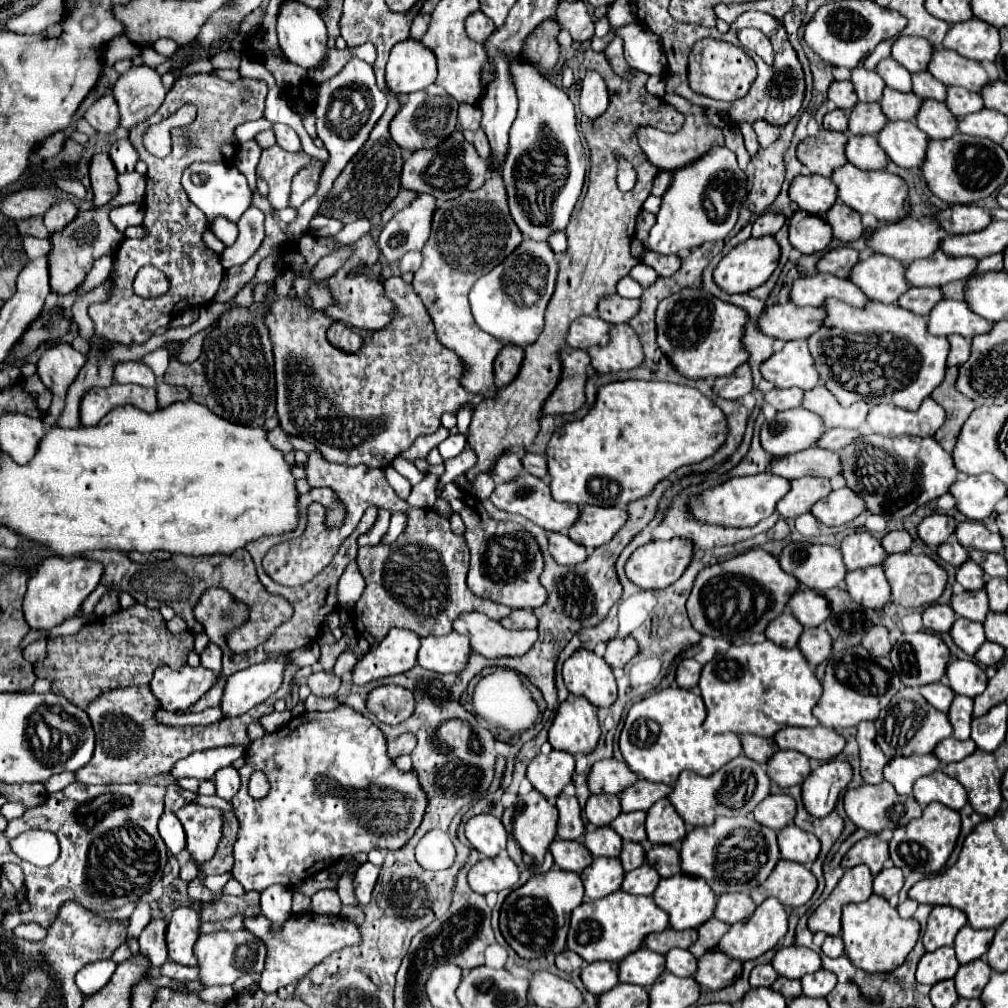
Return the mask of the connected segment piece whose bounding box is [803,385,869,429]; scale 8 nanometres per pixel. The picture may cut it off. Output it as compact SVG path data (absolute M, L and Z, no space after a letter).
M823 385L805 393L803 407L821 415L829 429L833 427L859 429L865 423L869 413L869 407L865 401L857 401L851 407L841 407L839 401L833 397L833 393Z

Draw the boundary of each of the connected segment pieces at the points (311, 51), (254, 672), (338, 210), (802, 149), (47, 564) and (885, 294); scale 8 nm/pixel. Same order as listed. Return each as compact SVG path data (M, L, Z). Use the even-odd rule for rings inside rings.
M285 3L281 7L281 15L277 17L277 37L287 61L303 67L305 71L321 69L327 59L327 29L317 11L309 11L309 7L301 7L301 3Z
M283 653L279 657L267 659L265 663L251 665L237 675L231 675L221 703L223 715L243 715L255 705L263 703L281 687L283 673L289 663L289 653Z
M389 99L389 105L381 119L375 123L367 143L361 147L361 151L347 163L345 171L335 179L333 189L325 197L325 201L319 205L317 215L333 217L343 223L351 223L355 219L375 219L379 217L385 207L397 197L401 191L401 169L403 169L403 149L397 147L397 143L389 135L389 123L397 115L397 99Z
M821 129L817 137L807 137L799 145L797 157L811 173L831 177L831 173L837 167L843 167L847 163L845 145L847 145L847 133Z
M79 555L73 559L63 559L63 557L43 559L33 579L29 579L29 587L23 599L25 619L31 625L31 629L49 629L73 617L75 611L81 607L81 603L89 597L89 593L99 585L101 575L103 575L103 563L85 561Z
M875 255L857 263L849 279L853 279L853 283L857 283L873 301L881 303L897 303L909 289L905 265L887 255Z

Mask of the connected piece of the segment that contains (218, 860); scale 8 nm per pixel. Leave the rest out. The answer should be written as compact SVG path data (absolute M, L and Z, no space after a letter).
M225 811L225 827L223 827L223 837L219 841L217 853L213 859L205 861L199 867L199 875L223 875L233 869L233 845L237 841L237 831L239 831L239 821L231 811Z

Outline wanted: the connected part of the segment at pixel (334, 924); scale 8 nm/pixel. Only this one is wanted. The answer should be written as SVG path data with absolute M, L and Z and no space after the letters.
M293 913L289 917L289 921L283 925L283 929L275 935L271 931L271 923L263 917L245 919L245 929L255 931L255 935L259 939L265 939L265 943L269 947L265 971L259 977L259 987L265 993L275 993L281 987L301 981L315 965L319 965L333 951L361 943L361 931L355 923L351 923L343 917L321 917L321 915L313 915L313 913L303 913L303 915Z

